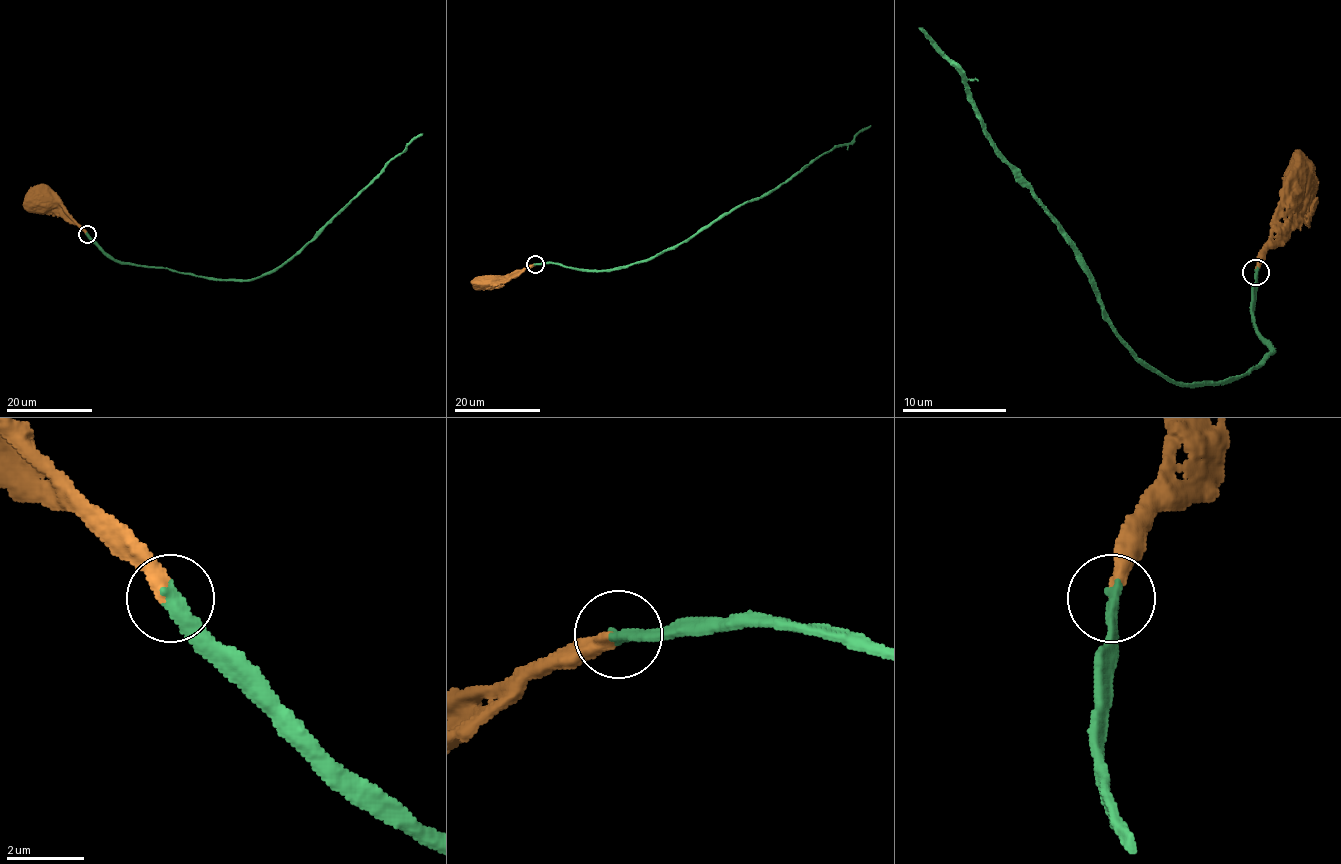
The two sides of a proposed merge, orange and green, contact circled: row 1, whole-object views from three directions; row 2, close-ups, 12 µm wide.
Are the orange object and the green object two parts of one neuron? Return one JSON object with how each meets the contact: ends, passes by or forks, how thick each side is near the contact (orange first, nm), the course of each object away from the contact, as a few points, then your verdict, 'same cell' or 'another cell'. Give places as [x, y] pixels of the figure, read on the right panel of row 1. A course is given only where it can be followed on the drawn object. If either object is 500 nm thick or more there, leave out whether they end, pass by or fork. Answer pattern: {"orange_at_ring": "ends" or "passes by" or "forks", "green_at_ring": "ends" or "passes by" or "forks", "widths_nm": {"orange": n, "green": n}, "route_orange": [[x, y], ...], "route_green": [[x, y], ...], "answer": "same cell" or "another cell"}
{"orange_at_ring": "ends", "green_at_ring": "ends", "widths_nm": {"orange": 360, "green": 400}, "route_orange": [[1256, 271], [1256, 258], [1269, 240], [1269, 221], [1285, 198], [1285, 182], [1290, 179], [1296, 187]], "route_green": [[1256, 271], [1254, 326], [1272, 350], [1248, 373], [1178, 384], [1143, 363], [989, 137], [965, 77], [918, 27]], "answer": "same cell"}

